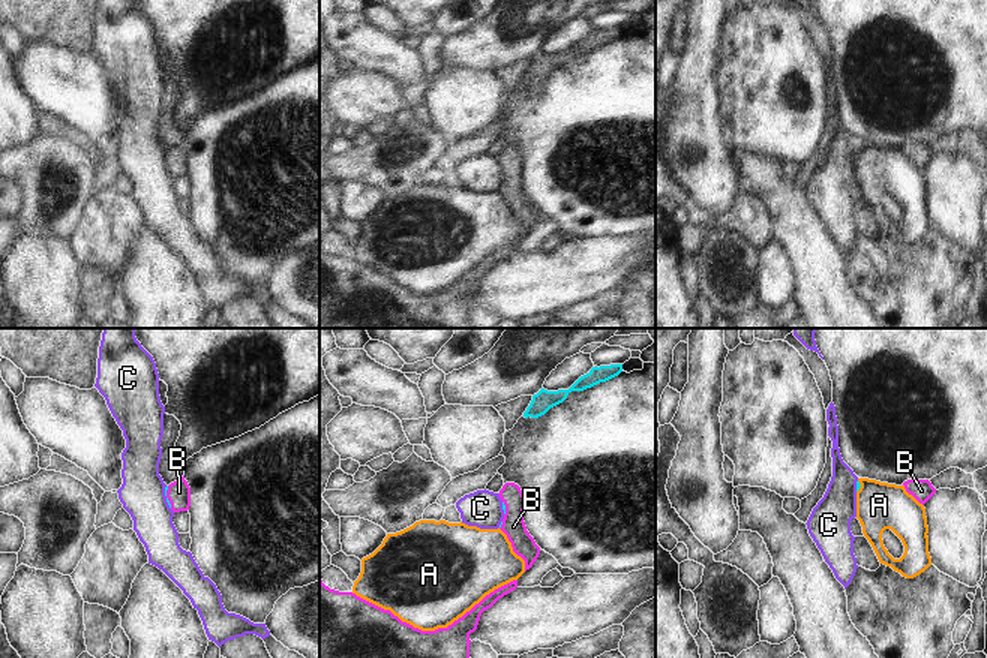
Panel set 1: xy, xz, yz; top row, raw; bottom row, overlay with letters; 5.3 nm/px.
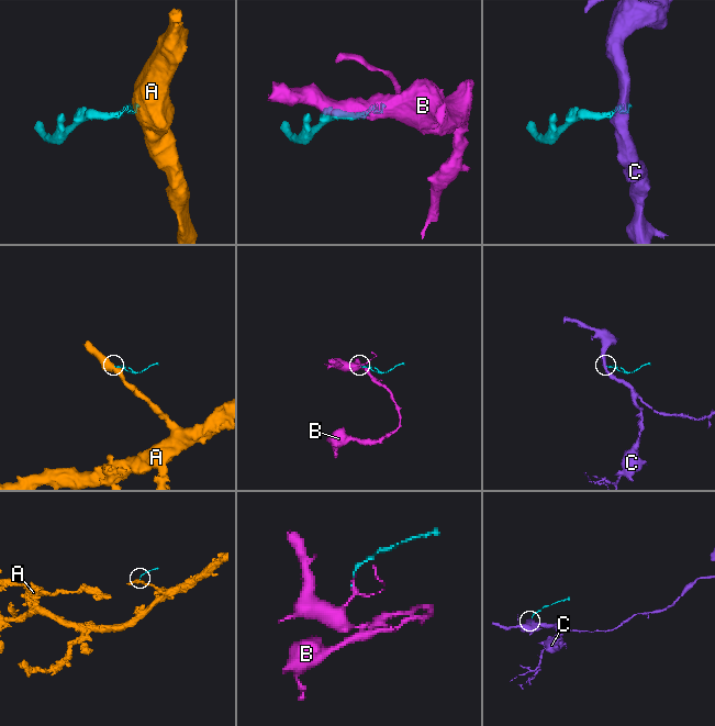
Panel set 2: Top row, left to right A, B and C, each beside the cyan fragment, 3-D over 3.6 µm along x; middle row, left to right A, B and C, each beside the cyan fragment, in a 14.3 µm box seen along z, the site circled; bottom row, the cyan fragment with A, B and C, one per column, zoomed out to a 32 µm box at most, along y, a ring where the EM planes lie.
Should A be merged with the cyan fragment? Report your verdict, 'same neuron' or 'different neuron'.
different neuron

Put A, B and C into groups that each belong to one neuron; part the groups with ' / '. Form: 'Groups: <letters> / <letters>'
Groups: A / B / C

